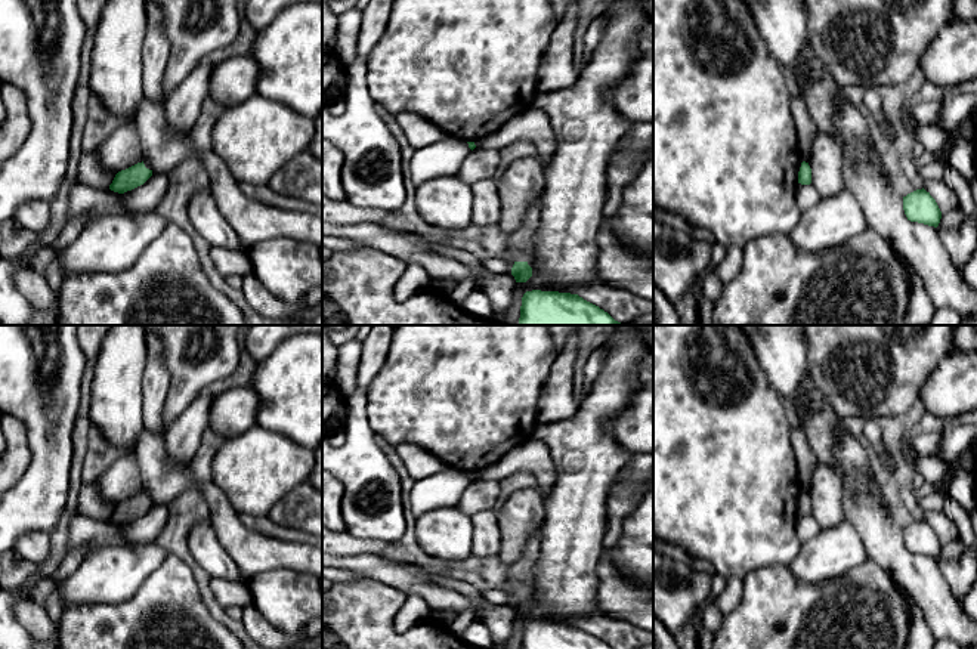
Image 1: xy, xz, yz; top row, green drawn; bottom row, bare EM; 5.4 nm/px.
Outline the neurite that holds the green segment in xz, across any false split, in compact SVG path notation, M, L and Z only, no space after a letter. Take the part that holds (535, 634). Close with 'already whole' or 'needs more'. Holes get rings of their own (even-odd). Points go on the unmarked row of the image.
M526 622L522 628L520 649L612 649L599 637L578 625L559 622Z; already whole

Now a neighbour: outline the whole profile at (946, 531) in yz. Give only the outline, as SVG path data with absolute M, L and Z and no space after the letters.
M924 512L922 517L937 534L942 546L955 541L959 534L955 523L940 512Z

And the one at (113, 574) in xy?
M136 543L135 546L108 546L92 550L78 568L65 580L56 582L64 606L71 605L117 605L130 599L142 582L163 565L168 553L155 543Z

